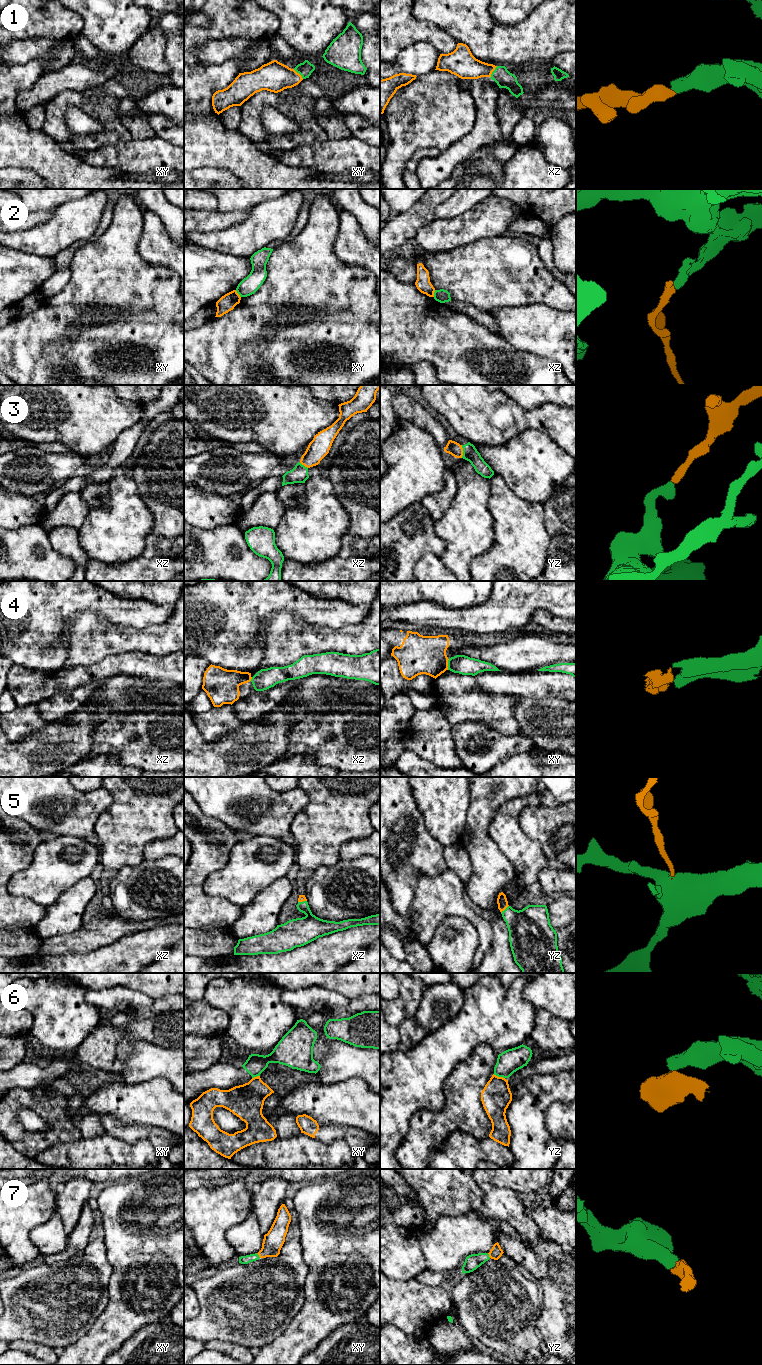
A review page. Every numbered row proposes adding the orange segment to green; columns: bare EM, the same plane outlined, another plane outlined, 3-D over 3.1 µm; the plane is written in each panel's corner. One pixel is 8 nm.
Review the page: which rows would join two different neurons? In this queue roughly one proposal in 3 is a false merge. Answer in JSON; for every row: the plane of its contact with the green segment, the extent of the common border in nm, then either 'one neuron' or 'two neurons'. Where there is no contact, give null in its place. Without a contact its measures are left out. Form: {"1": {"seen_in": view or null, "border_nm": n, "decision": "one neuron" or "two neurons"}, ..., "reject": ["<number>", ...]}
{"1": {"seen_in": "xz", "border_nm": 110, "decision": "one neuron"}, "2": {"seen_in": "xy", "border_nm": 80, "decision": "two neurons"}, "3": {"seen_in": "yz", "border_nm": 100, "decision": "one neuron"}, "4": {"seen_in": "xy", "border_nm": 90, "decision": "one neuron"}, "5": {"seen_in": "yz", "border_nm": 90, "decision": "one neuron"}, "6": {"seen_in": "yz", "border_nm": 100, "decision": "two neurons"}, "7": {"seen_in": "xy", "border_nm": 50, "decision": "one neuron"}, "reject": ["2", "6"]}

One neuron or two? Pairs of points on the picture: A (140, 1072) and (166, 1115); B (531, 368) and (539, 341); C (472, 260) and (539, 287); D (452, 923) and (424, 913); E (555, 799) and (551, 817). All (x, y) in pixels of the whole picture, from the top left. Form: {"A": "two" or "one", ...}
{"A": "two", "B": "two", "C": "one", "D": "two", "E": "two"}

